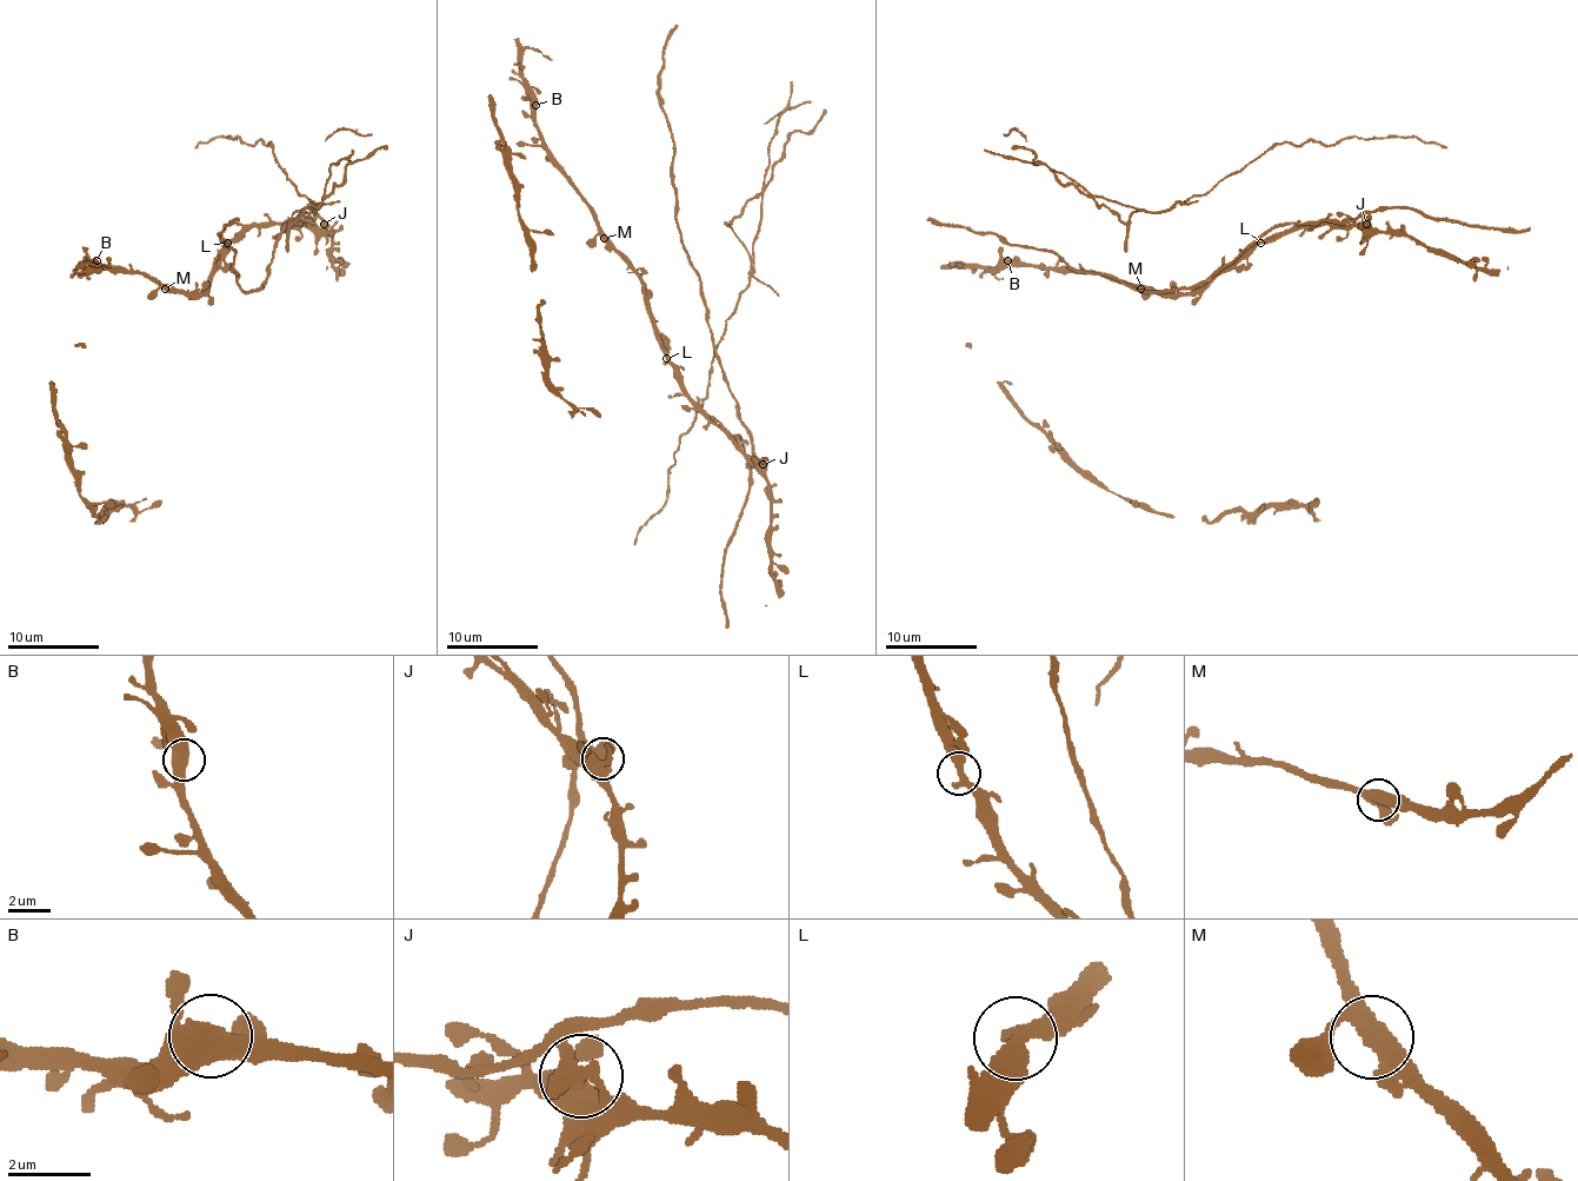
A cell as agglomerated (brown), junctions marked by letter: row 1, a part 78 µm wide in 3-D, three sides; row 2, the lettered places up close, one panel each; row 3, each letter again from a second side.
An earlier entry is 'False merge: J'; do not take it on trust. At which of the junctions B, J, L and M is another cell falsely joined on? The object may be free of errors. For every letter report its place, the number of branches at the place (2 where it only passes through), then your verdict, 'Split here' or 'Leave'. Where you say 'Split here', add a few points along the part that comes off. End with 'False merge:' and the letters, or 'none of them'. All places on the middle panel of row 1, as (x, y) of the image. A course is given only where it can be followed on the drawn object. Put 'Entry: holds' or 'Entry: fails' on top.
Entry: holds
B: Place: (536, 105). Branches: 2. Leave
J: Place: (763, 464). Branches: 2. Split here
L: Place: (666, 358). Branches: 2. Leave
M: Place: (604, 238). Branches: 3. Leave
False merge: J

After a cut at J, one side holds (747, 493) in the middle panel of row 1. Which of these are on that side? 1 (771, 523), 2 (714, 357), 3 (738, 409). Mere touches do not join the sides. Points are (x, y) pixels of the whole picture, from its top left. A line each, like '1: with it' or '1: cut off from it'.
1: cut off from it
2: with it
3: with it

